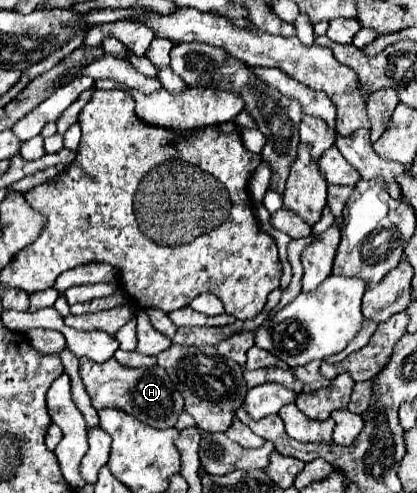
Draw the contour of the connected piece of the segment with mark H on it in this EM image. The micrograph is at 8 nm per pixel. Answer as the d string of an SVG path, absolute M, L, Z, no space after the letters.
M81 358L79 374L81 374L83 386L95 410L119 408L135 416L139 422L145 422L153 428L173 428L179 414L183 412L183 398L161 366L151 366L151 370L149 368L127 368L119 364L115 358L103 364L97 364L89 358Z

